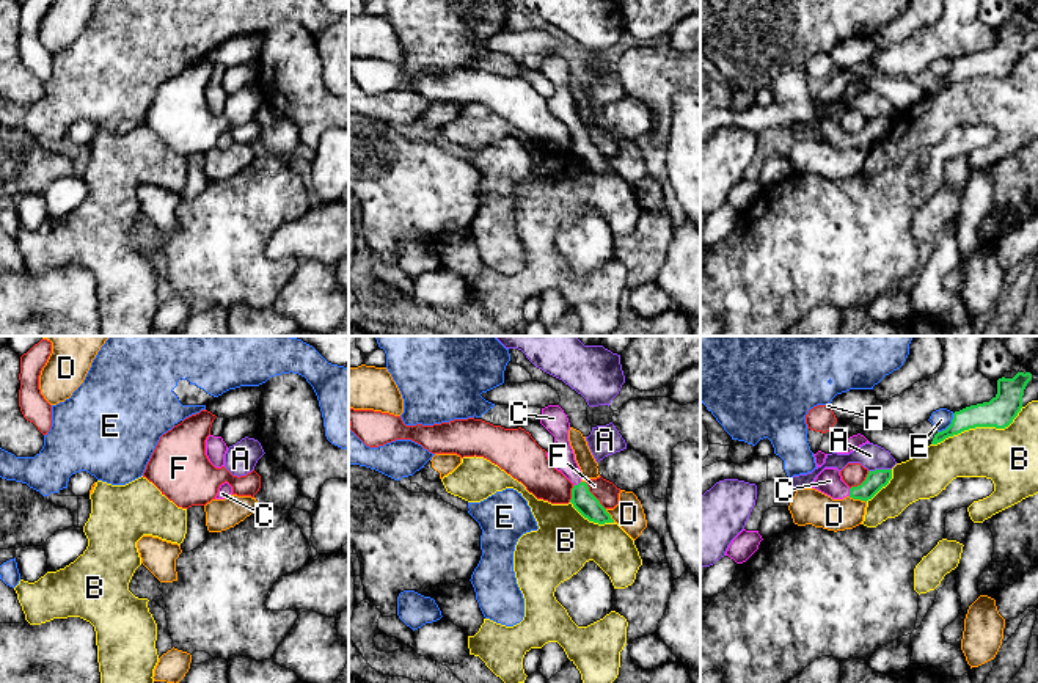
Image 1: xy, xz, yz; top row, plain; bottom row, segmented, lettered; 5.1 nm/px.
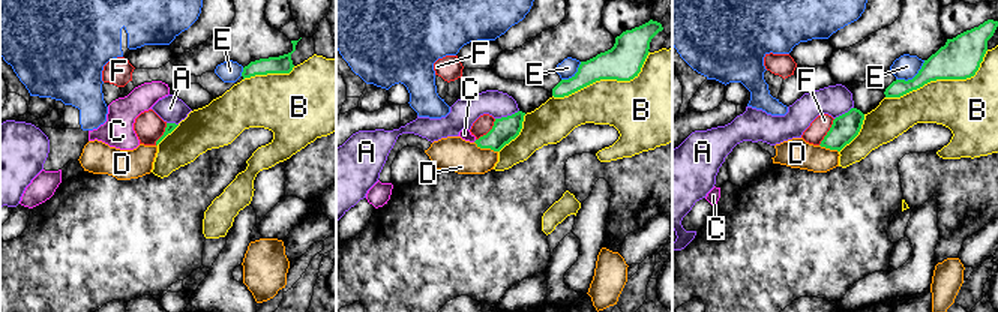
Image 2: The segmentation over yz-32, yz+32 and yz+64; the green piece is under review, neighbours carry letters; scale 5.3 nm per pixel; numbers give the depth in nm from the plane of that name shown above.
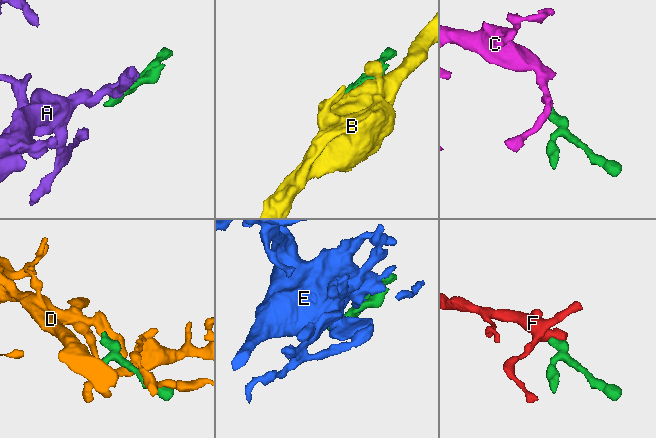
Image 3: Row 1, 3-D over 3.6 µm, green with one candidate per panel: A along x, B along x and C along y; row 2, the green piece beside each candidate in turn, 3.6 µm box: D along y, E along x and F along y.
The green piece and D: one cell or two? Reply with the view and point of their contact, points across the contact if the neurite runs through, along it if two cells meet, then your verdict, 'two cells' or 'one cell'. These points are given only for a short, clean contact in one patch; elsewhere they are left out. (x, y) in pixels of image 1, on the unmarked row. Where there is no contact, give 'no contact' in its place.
contact yz (858, 146); two cells

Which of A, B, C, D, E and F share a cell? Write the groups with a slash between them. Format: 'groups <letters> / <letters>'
groups A / B / C / D / E / F

